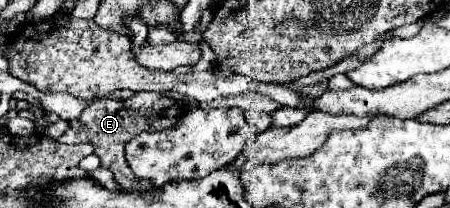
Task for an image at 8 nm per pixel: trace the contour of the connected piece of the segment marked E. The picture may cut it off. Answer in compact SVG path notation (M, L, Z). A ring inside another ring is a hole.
M136 93L134 97L126 101L114 101L114 99L102 99L94 101L90 107L82 111L82 115L74 121L70 121L70 129L58 137L62 143L92 143L94 153L102 159L102 165L110 167L114 171L116 183L120 183L126 189L148 189L152 183L140 183L134 179L126 159L124 159L124 145L132 137L136 137L140 131L162 131L168 127L174 127L180 115L186 113L186 105L180 99L168 99L162 93Z

